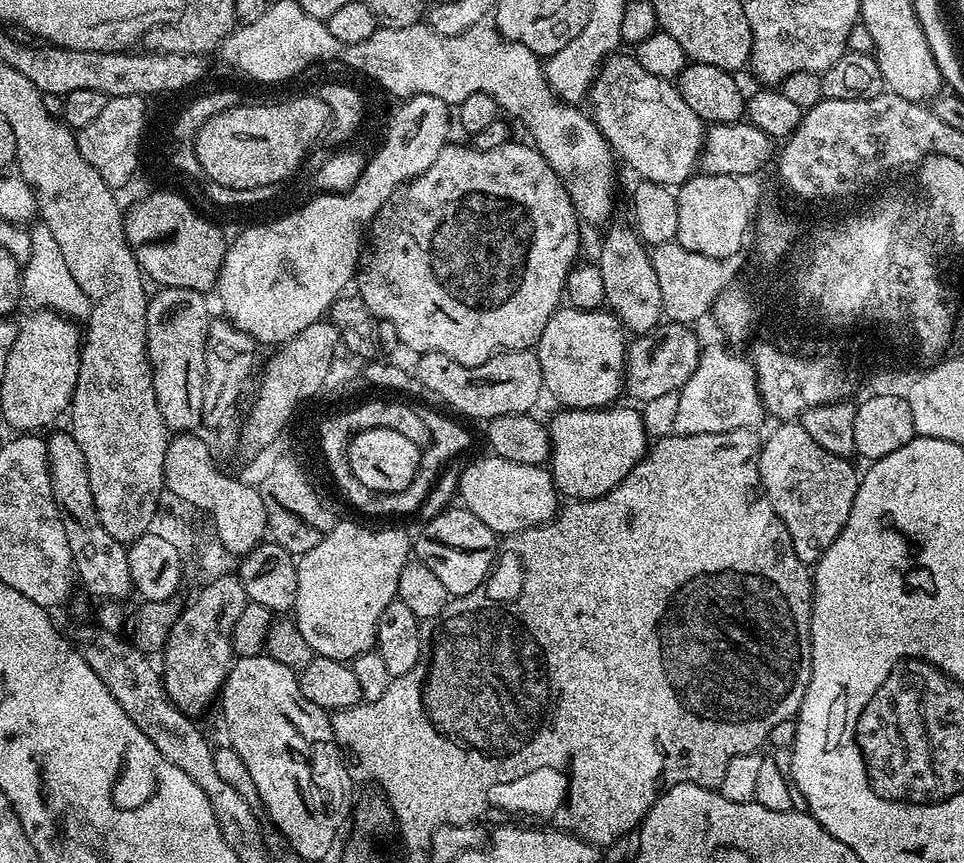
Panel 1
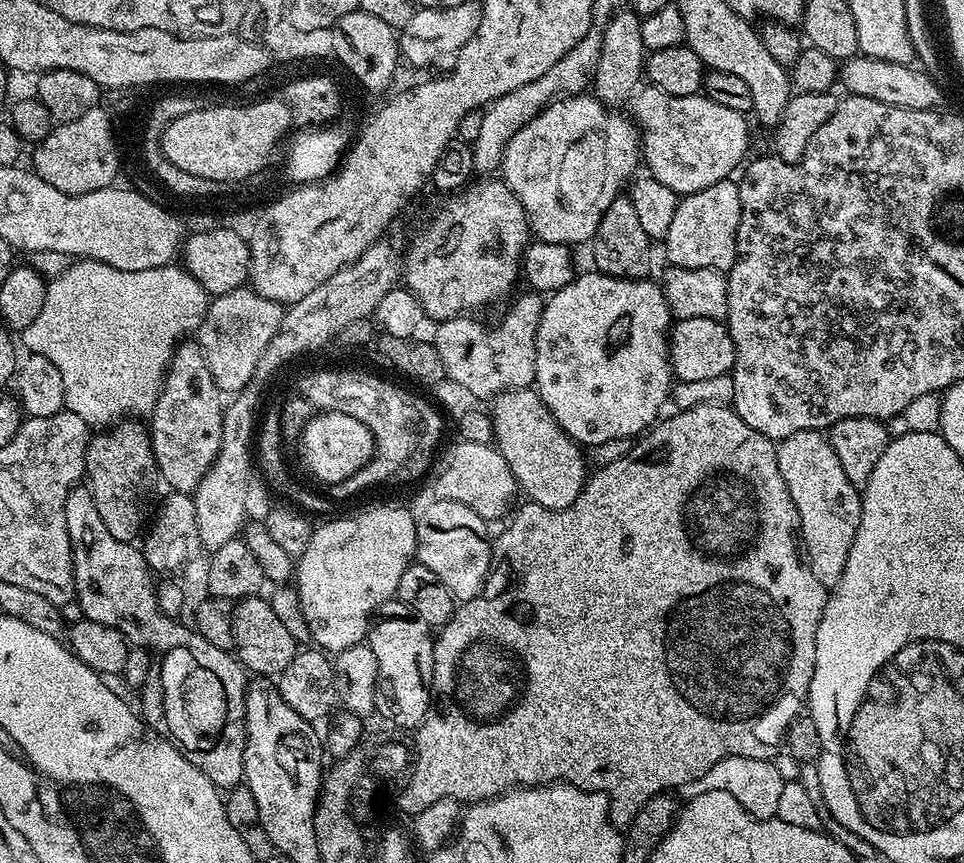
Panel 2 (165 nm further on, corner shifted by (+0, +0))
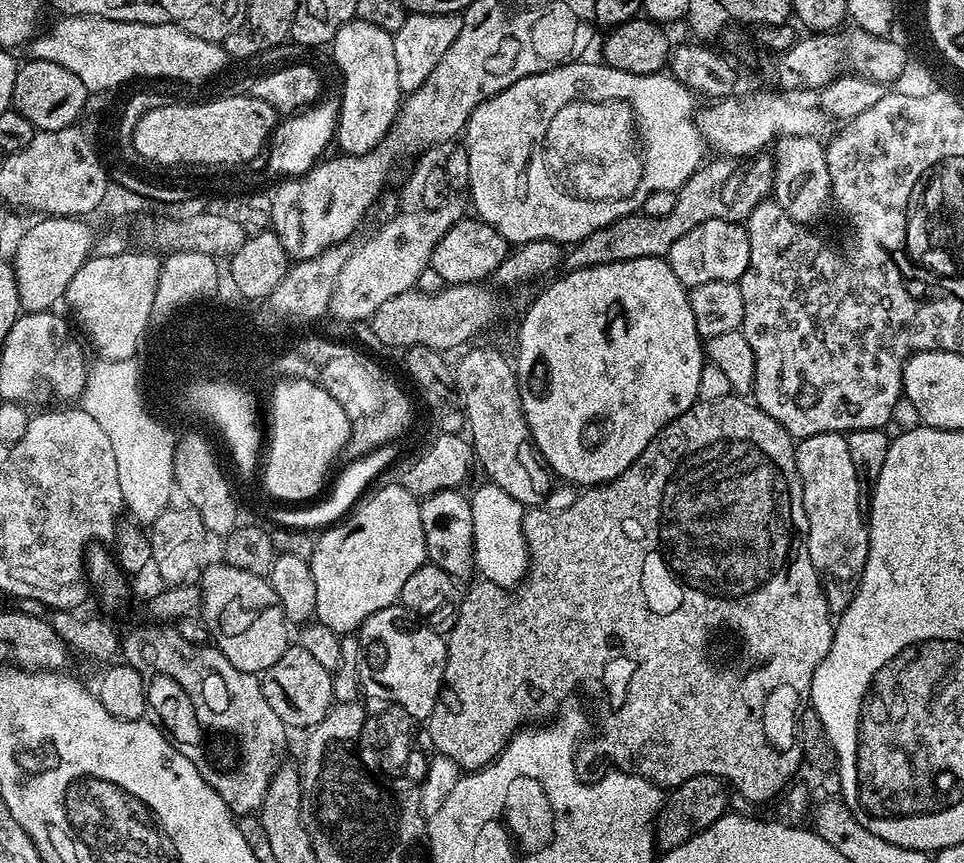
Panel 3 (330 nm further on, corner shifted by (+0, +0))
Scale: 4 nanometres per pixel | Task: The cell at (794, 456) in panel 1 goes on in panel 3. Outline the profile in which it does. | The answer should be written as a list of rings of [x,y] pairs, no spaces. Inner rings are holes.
[[[819,432],[803,437],[796,446],[796,465],[808,523],[810,562],[814,562],[814,570],[820,575],[829,612],[839,614],[854,602],[868,553],[868,525],[865,513],[858,510],[860,483],[858,474],[854,474],[847,435]]]

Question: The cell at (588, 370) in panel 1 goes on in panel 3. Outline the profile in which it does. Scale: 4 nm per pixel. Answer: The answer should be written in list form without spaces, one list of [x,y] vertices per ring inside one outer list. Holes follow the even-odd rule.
[[[658,256],[634,258],[626,262],[599,264],[593,268],[577,268],[565,273],[561,280],[554,281],[529,306],[528,313],[520,324],[520,333],[516,336],[516,360],[514,356],[516,381],[520,387],[520,401],[532,441],[544,456],[544,463],[549,469],[561,481],[573,486],[605,484],[625,472],[667,424],[686,414],[686,410],[690,410],[690,406],[696,403],[699,397],[699,382],[706,363],[706,348],[698,334],[698,326],[694,326],[694,310],[690,310],[688,298],[689,289],[685,288],[682,282],[678,282],[678,277],[674,275],[674,270],[670,270],[667,259]]]

